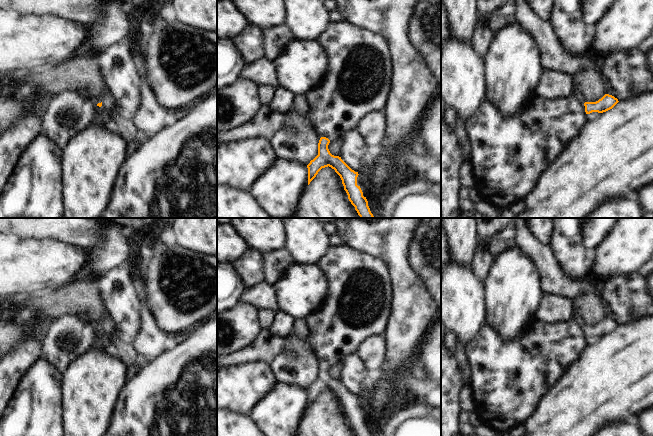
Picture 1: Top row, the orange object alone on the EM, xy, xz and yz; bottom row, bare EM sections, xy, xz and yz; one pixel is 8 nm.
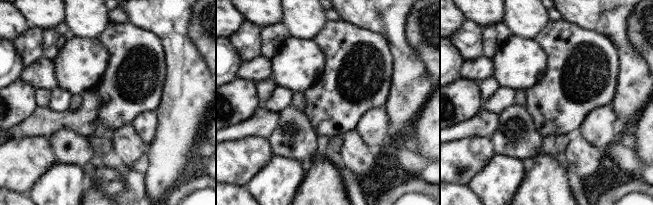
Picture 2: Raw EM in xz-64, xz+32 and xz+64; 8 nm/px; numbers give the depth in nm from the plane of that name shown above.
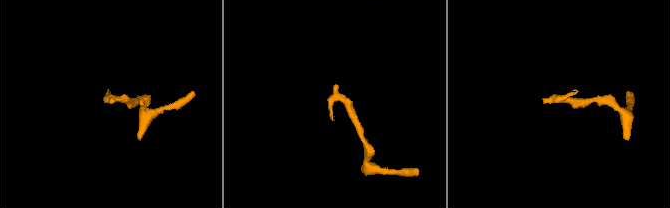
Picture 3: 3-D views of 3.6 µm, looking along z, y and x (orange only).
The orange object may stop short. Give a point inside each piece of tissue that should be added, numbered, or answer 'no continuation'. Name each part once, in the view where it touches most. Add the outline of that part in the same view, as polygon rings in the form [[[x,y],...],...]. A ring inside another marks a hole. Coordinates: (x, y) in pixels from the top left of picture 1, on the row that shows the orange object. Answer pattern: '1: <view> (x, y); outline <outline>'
no continuation

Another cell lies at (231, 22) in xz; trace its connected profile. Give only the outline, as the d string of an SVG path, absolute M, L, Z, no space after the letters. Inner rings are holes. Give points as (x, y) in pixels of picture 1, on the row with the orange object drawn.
M217 0L217 38L233 40L251 24L233 0Z

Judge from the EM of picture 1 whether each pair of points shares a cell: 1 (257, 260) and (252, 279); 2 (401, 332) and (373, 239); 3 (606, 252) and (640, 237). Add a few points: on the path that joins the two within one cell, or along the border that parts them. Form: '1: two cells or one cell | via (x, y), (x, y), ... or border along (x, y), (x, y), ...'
1: one cell | via (252, 265), (252, 274)
2: one cell | via (404, 309), (404, 275), (396, 262)
3: one cell | via (614, 252), (623, 252), (632, 243)

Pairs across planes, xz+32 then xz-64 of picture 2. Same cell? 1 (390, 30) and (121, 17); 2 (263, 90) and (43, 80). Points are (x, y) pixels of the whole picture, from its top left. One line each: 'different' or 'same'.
1: different
2: different

